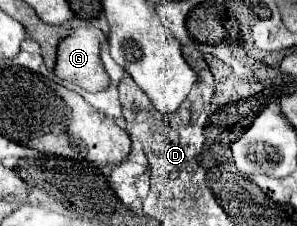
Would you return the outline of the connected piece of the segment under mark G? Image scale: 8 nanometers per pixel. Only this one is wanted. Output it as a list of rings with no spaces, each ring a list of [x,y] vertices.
[[[78,27],[58,45],[58,61],[54,73],[58,79],[70,81],[86,91],[102,91],[110,77],[100,61],[100,45],[106,35],[98,27]]]

